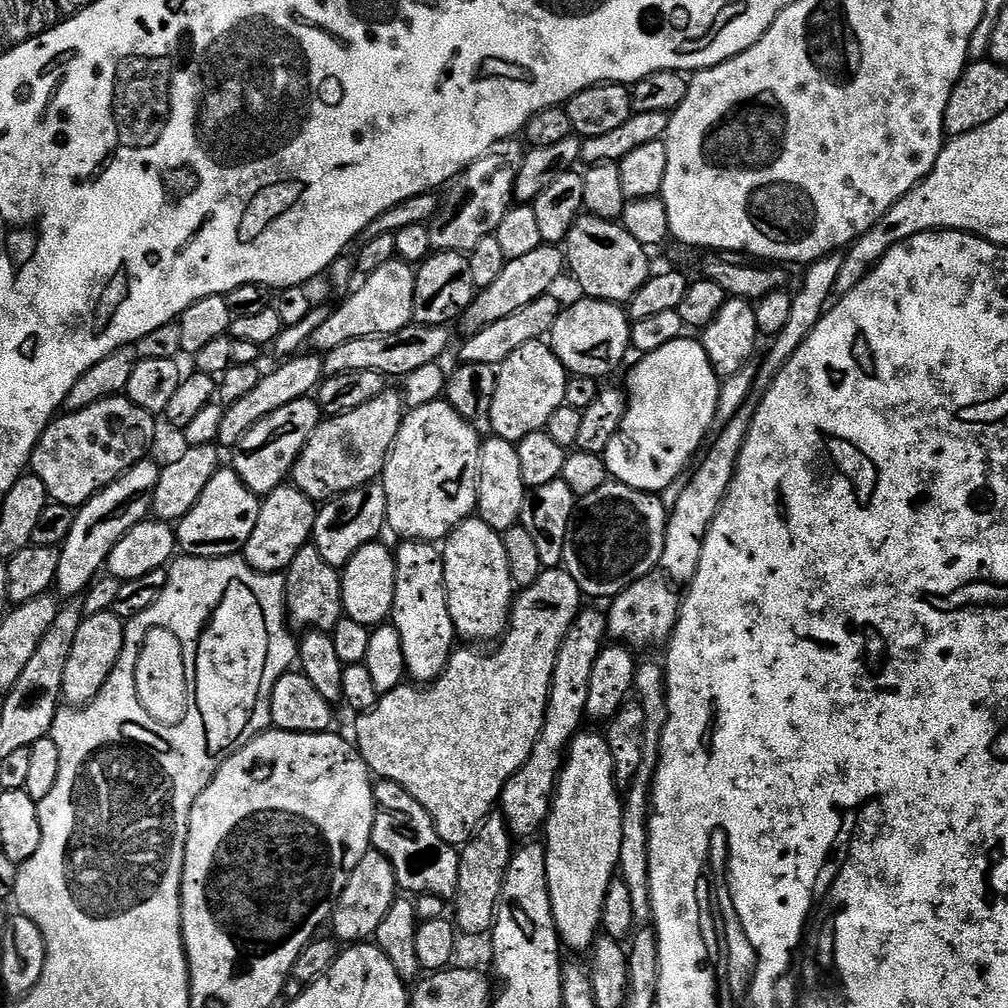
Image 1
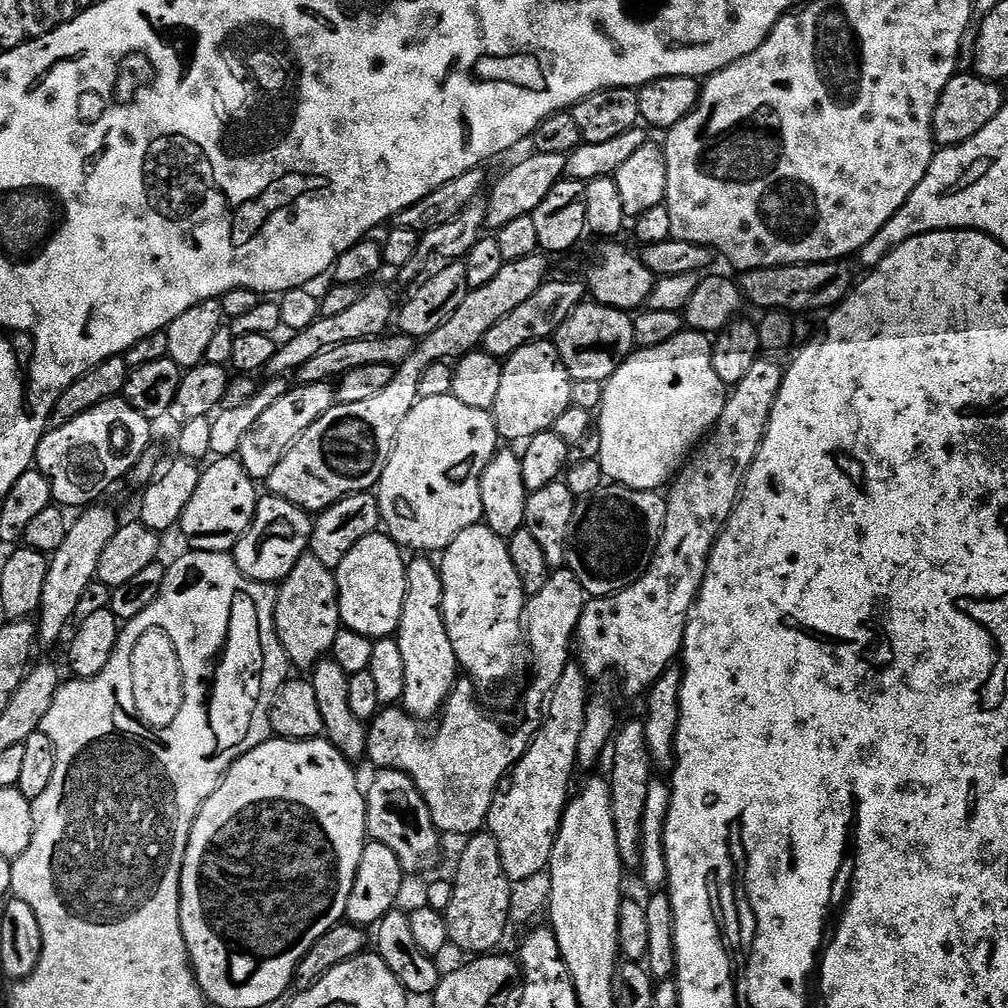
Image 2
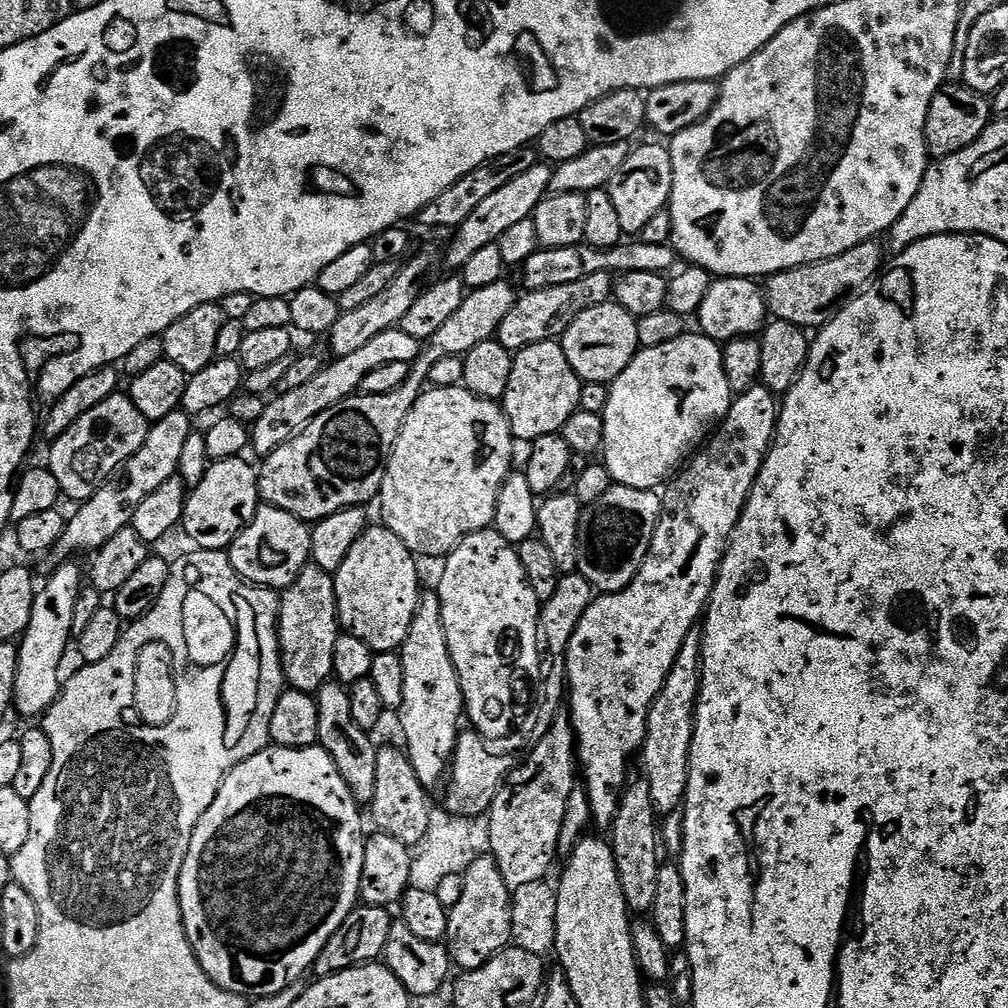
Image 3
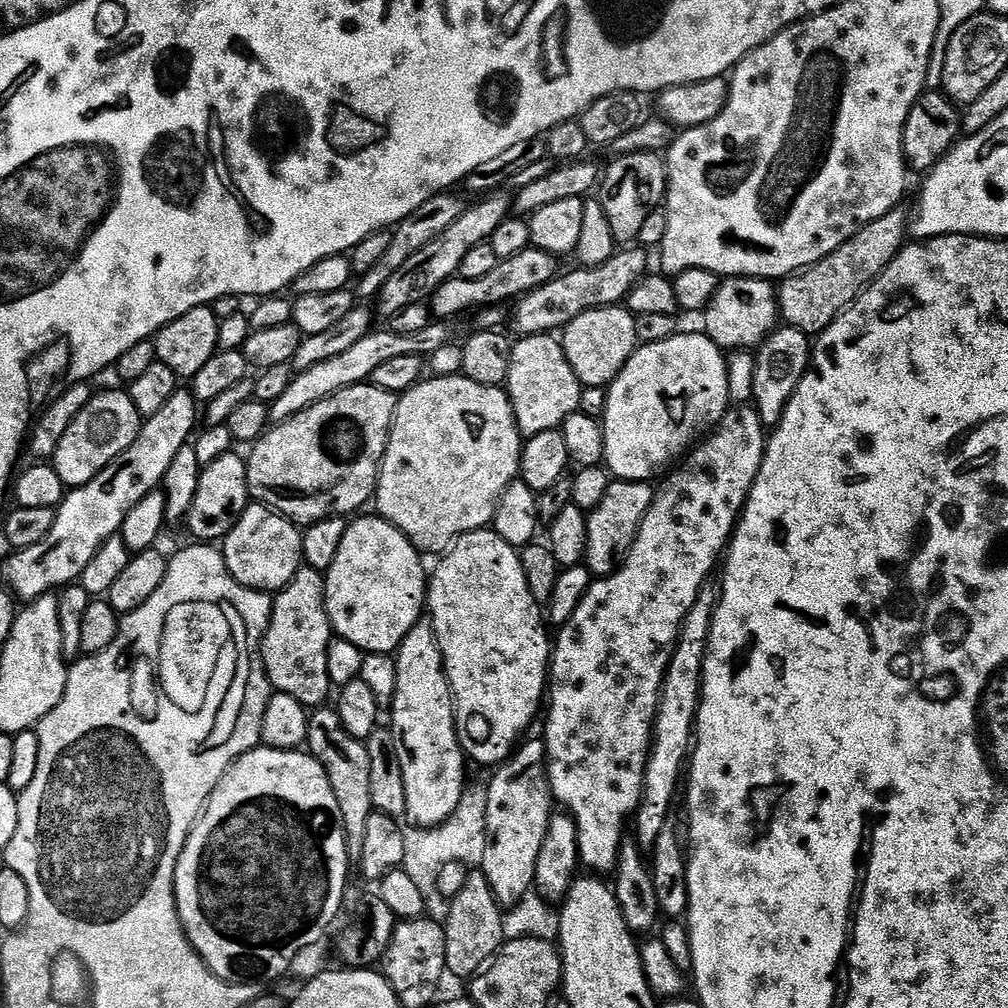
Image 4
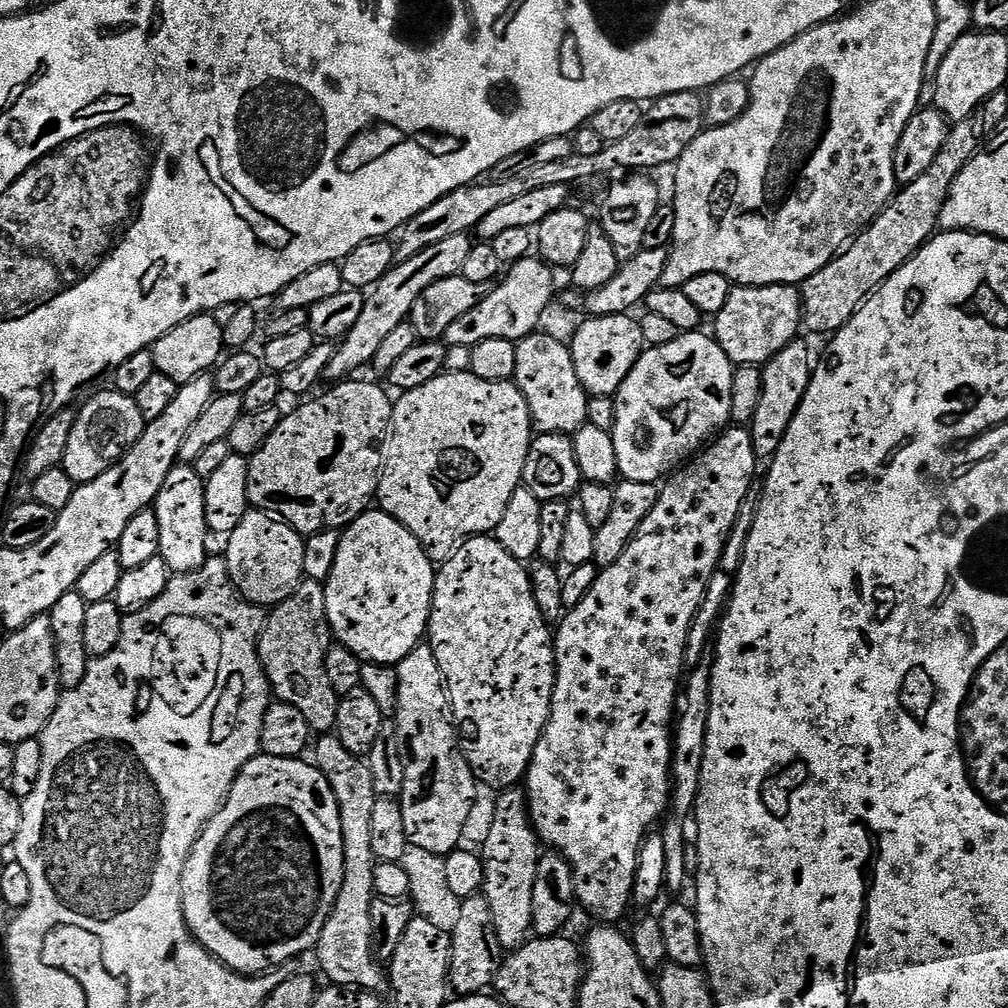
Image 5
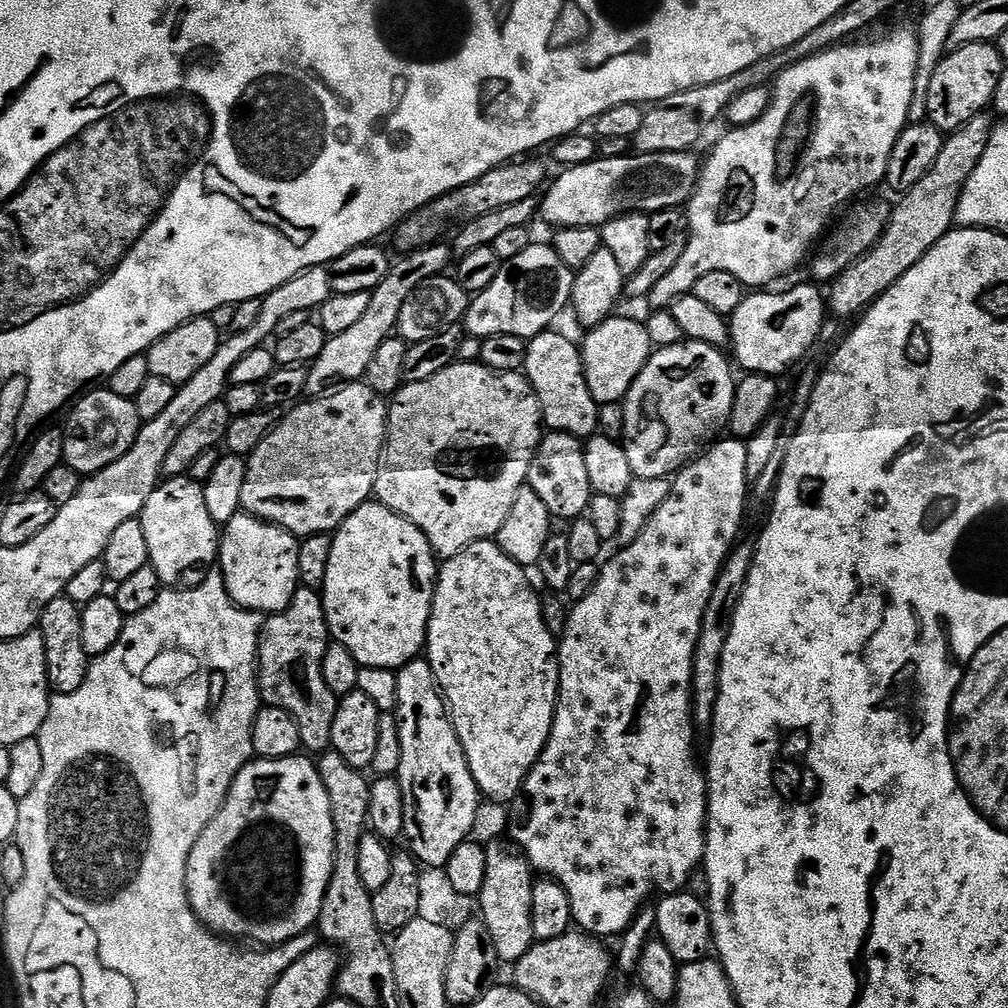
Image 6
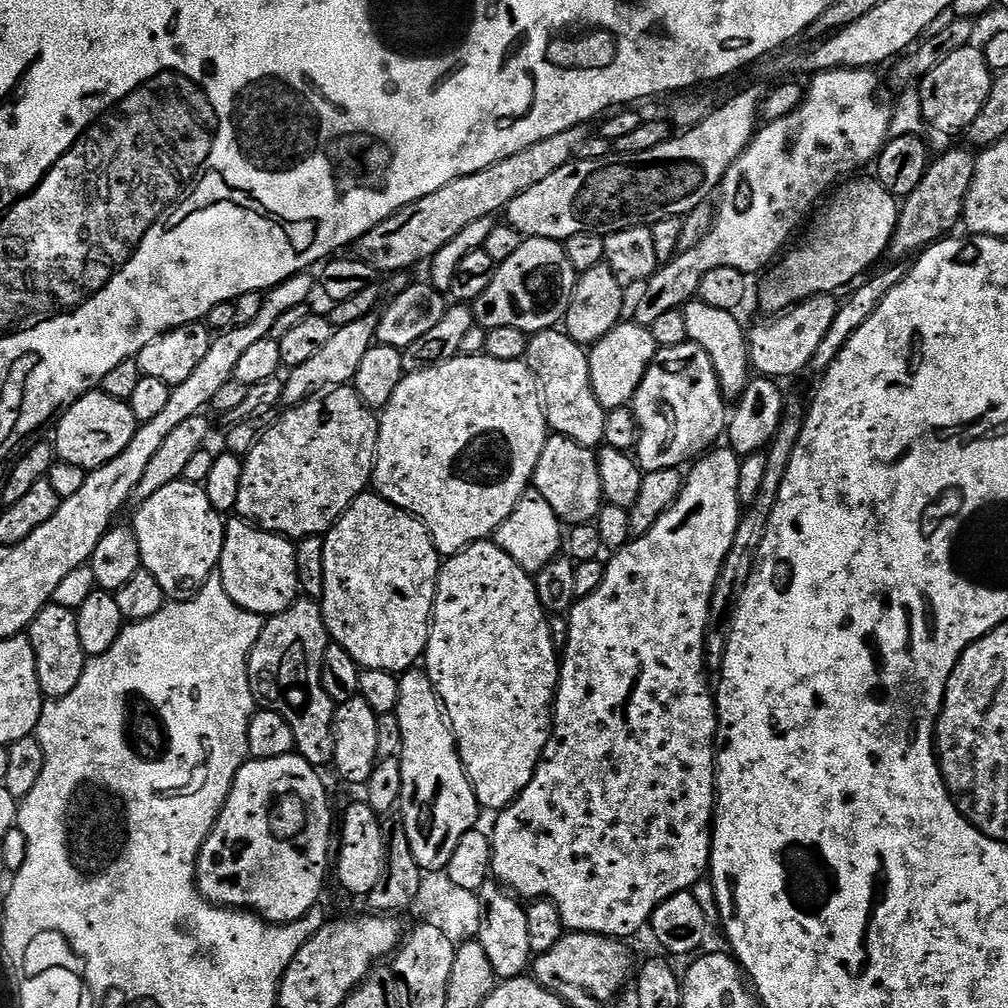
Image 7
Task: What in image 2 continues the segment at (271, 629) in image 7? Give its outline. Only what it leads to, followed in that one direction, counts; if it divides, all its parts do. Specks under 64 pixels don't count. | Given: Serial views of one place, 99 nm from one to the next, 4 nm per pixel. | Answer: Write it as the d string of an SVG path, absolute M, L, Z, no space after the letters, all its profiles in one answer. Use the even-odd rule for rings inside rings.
M311 554L298 558L287 580L279 585L276 594L276 633L293 669L310 670L325 659L334 646L334 638L341 630L340 603L335 571Z

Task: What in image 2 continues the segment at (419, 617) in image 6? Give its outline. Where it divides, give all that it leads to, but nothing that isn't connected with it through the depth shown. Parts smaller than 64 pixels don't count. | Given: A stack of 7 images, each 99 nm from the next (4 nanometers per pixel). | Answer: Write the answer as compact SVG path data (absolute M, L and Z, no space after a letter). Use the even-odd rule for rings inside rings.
M383 531L371 532L346 554L346 558L342 558L334 571L341 625L368 636L373 642L395 637L400 631L402 606L406 602L408 573L406 556L400 545Z

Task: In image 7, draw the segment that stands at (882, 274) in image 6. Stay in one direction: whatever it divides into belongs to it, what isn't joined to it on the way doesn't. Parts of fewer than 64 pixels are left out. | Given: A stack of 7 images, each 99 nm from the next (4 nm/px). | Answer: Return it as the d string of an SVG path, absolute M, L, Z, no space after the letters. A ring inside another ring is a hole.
M952 148L949 152L942 153L937 160L935 157L929 163L922 182L918 182L918 186L909 196L903 197L902 207L899 209L897 218L897 226L892 234L892 242L888 245L887 251L889 257L893 256L893 261L903 261L903 256L910 255L909 257L911 257L913 254L927 248L929 244L935 244L937 240L945 239L951 233L948 231L955 224L959 225L961 223L964 214L964 199L970 190L972 179L976 173L976 157L977 153L975 151L967 152L964 148Z

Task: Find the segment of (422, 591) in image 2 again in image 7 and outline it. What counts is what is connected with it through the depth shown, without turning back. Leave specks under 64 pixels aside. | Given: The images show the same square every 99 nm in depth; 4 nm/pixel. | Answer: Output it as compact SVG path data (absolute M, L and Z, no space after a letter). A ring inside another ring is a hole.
M409 670L399 677L395 713L398 728L402 730L402 738L398 741L402 794L398 812L404 821L406 838L410 838L410 850L414 850L414 862L418 862L425 873L443 873L462 836L475 829L481 807L460 761L456 737L452 735L440 695L427 671L416 671Z

